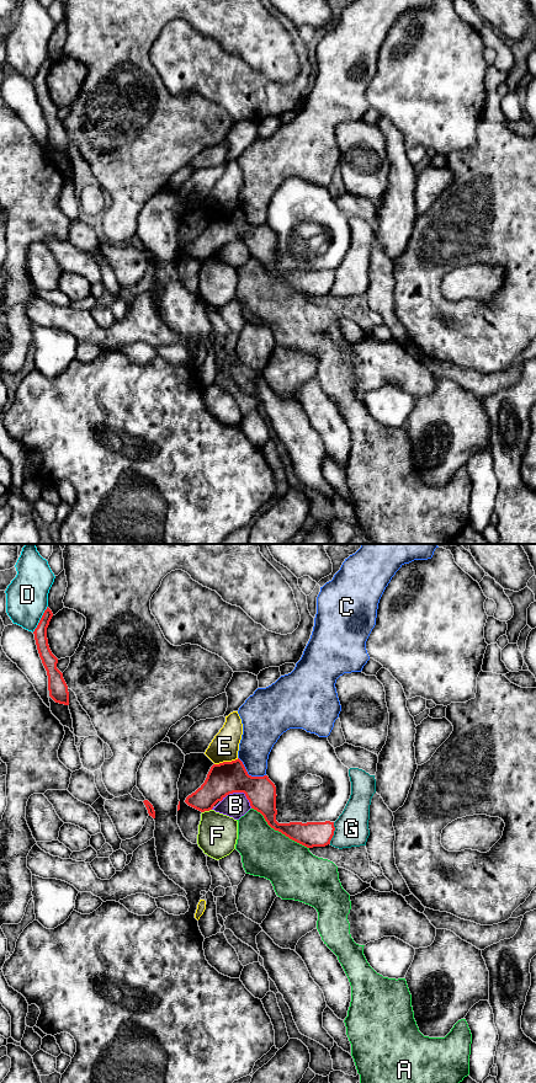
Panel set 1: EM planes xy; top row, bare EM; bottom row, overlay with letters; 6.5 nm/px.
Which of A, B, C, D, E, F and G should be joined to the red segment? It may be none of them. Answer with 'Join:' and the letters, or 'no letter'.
Join: no letter

